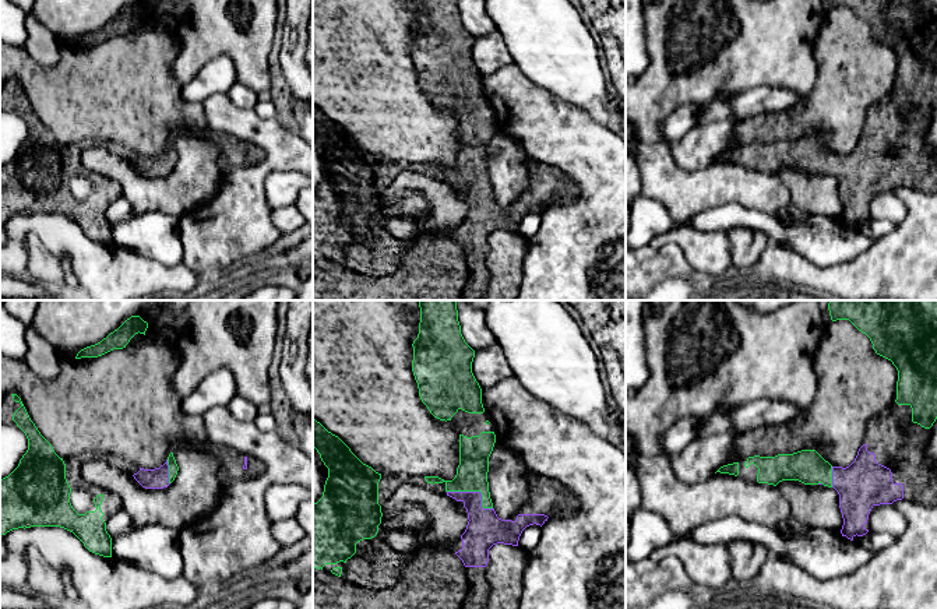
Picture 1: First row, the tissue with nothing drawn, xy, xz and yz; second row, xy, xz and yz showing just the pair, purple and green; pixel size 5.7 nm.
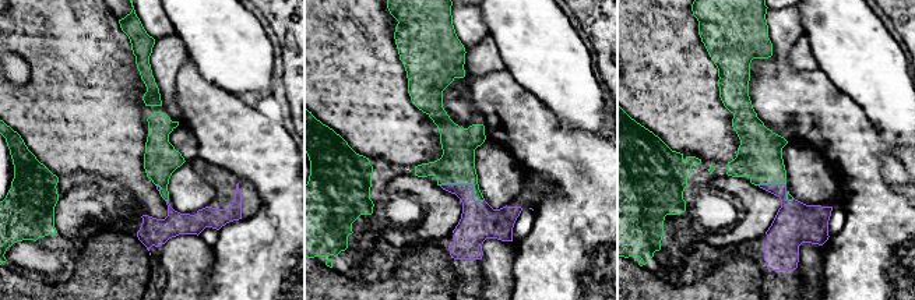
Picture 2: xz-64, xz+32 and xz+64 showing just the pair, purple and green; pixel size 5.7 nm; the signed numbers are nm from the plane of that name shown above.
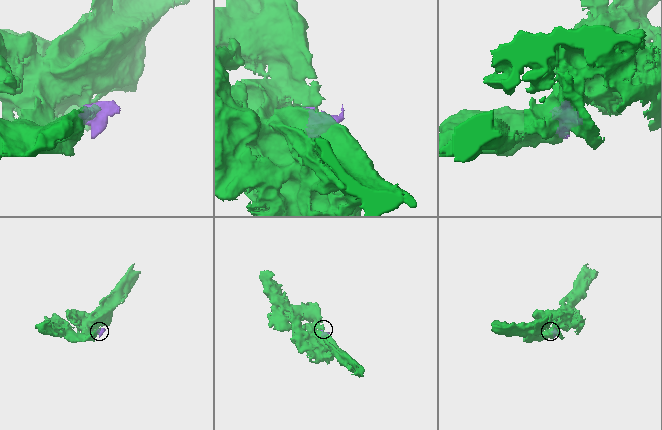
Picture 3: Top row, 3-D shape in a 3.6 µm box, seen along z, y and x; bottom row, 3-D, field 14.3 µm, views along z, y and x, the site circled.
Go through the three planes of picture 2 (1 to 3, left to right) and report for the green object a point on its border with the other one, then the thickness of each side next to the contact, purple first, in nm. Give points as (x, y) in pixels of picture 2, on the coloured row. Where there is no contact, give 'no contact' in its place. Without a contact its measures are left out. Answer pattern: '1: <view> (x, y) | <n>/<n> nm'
1: xz-64 (159, 187) | 20/200 nm
2: xz+32 (468, 184) | 220/200 nm
3: xz+64 (771, 184) | 220/260 nm

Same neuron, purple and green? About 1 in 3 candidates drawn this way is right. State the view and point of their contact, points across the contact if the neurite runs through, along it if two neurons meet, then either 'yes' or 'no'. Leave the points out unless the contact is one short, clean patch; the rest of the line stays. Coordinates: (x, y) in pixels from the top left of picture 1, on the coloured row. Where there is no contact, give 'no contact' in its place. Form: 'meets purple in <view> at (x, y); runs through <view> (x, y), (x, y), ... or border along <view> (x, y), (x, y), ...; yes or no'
meets purple in xz at (475, 492); runs through xz (485, 528), (475, 492), (472, 471); yes

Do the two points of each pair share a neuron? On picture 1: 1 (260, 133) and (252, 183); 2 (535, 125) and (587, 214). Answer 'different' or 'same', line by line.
1: same
2: same

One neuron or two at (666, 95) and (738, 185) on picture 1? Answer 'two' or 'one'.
one

